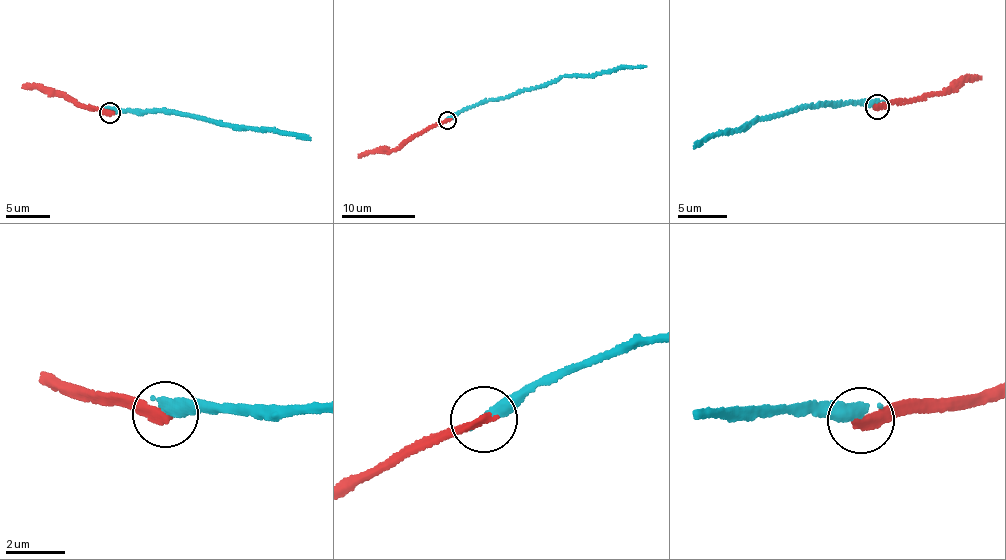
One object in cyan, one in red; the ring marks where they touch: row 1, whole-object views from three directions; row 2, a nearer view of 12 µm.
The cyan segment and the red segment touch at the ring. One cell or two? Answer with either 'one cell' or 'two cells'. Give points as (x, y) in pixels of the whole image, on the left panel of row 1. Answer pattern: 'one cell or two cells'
two cells

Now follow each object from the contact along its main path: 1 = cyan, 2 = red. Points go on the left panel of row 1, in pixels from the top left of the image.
1: (110, 113), (157, 110), (310, 140)
2: (110, 113), (75, 103), (58, 91), (23, 86)

